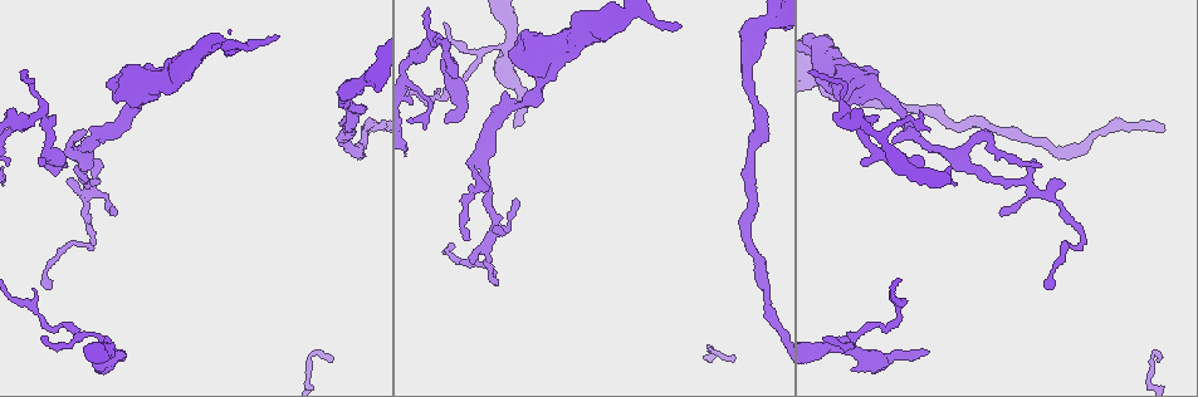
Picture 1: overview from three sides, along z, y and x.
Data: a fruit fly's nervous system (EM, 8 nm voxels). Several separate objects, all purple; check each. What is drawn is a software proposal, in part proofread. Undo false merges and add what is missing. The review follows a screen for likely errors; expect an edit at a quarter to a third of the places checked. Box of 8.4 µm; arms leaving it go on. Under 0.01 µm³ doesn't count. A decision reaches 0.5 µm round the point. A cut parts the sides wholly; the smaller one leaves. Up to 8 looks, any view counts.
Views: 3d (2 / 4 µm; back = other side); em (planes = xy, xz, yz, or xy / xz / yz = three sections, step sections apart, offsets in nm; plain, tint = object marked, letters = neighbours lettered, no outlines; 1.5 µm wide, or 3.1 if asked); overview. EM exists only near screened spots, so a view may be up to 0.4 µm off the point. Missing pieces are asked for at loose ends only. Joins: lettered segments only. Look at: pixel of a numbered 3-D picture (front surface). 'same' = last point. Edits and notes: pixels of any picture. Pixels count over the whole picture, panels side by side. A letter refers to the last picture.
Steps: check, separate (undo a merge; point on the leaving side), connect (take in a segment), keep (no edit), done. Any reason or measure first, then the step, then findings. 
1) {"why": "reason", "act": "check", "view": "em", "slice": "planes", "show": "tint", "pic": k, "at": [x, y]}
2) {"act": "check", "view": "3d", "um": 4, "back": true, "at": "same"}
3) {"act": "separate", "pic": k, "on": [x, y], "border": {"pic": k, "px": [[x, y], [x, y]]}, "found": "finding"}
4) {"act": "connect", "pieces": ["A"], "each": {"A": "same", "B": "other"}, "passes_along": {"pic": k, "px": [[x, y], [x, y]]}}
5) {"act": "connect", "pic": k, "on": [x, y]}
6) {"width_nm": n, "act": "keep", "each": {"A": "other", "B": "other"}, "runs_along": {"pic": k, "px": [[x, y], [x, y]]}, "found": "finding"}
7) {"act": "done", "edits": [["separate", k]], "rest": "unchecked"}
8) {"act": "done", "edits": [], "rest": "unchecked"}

{"act": "check", "view": "3d", "um": 2, "pic": 1, "at": [827, 34]}

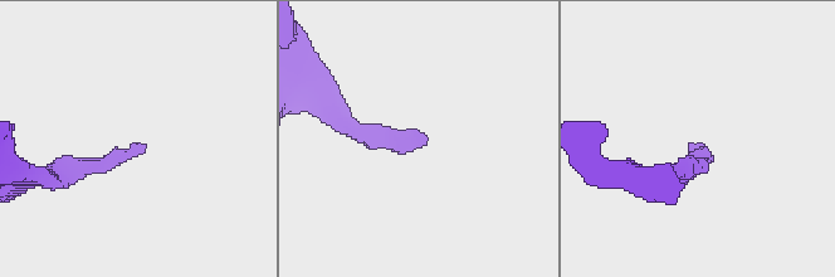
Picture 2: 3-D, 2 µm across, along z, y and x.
{"why": "shape alone is not enough", "act": "check", "view": "em", "slice": "planes", "show": "letters", "pic": 2, "at": [423, 142]}

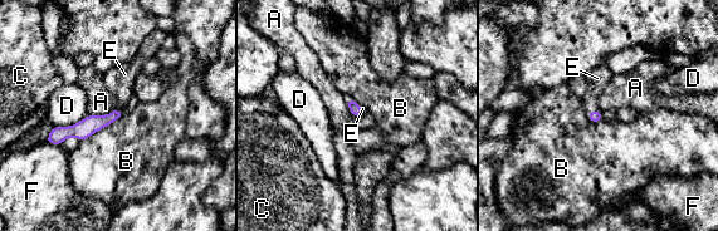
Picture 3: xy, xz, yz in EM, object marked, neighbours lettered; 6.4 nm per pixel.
{"act": "connect", "pieces": ["E"], "each": {"A": "other", "B": "other", "C": "other", "D": "other", "E": "same", "F": "other"}, "found": "the neuron continues"}

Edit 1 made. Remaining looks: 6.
{"why": "a narrow waist", "act": "check", "view": "em", "slice": "yz", "step": 4, "show": "tint", "pic": 1, "at": [766, 18]}

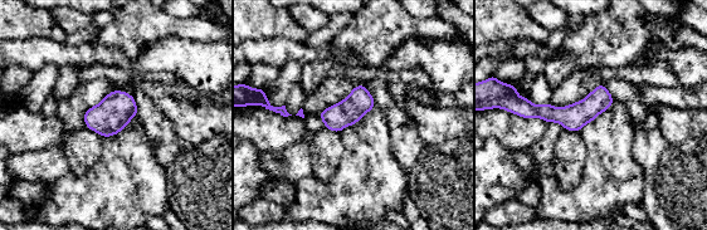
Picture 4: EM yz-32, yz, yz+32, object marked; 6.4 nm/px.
{"act": "check", "view": "em", "slice": "xz", "step": 8, "show": "letters", "at": "same"}

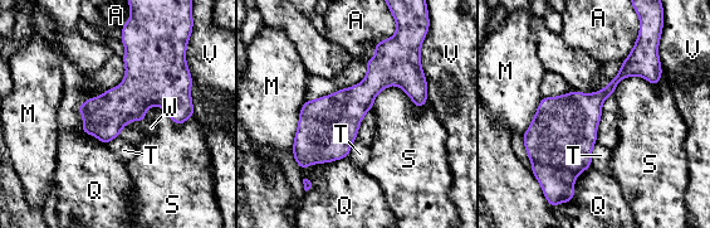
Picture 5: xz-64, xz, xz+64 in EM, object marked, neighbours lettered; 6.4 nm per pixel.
{"act": "keep", "each": {"A": "other", "M": "other", "Q": "other", "S": "other", "T": "other", "V": "other", "W": "other"}, "border": {"pic": 5, "px": [[391, 13], [395, 33], [365, 62]]}, "found": "all the same neuron"}

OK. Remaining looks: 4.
{"why": "an open end", "act": "check", "view": "3d", "um": 4, "pic": 1, "at": [515, 126]}

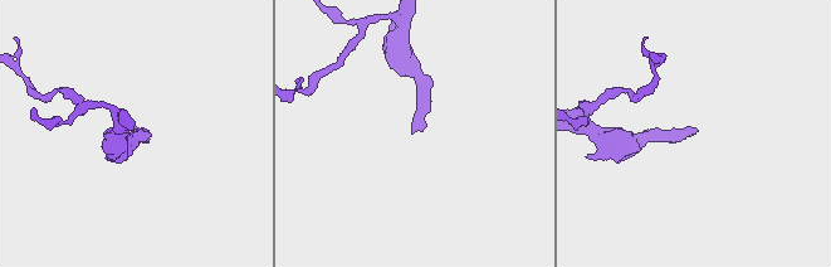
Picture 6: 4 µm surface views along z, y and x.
{"act": "check", "view": "em", "slice": "planes", "show": "letters", "pic": 6, "at": [695, 131]}

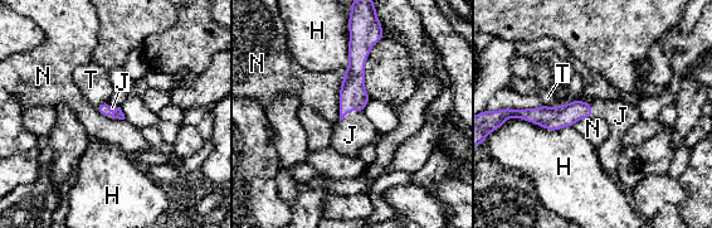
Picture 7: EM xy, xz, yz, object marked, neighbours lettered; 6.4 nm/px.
{"act": "connect", "pieces": ["J"], "each": {"H": "other", "J": "same", "N": "other", "T": "other"}, "passes_along": {"pic": 7, "px": [[352, 95], [350, 111], [350, 135]]}, "found": "it goes on there"}

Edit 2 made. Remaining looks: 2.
{"act": "done", "edits": [["connect", 3], ["connect", 7]], "rest": "unchecked"}

